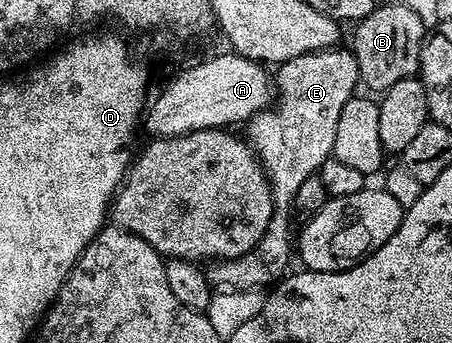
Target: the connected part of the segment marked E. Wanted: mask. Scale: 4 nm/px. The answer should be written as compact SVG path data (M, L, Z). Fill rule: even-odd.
M329 49L326 51L308 51L302 57L294 57L289 63L279 64L274 71L275 102L268 110L260 111L252 119L247 120L247 138L253 151L264 166L268 175L268 184L272 186L272 216L270 225L258 241L258 245L250 253L237 259L216 261L207 268L206 276L216 291L241 291L242 289L268 289L285 278L289 270L288 262L294 259L294 231L288 228L288 214L293 214L298 188L306 177L319 172L322 161L332 158L334 149L334 133L338 129L338 116L342 114L342 105L357 94L356 87L361 86L358 73L358 61L351 50Z

